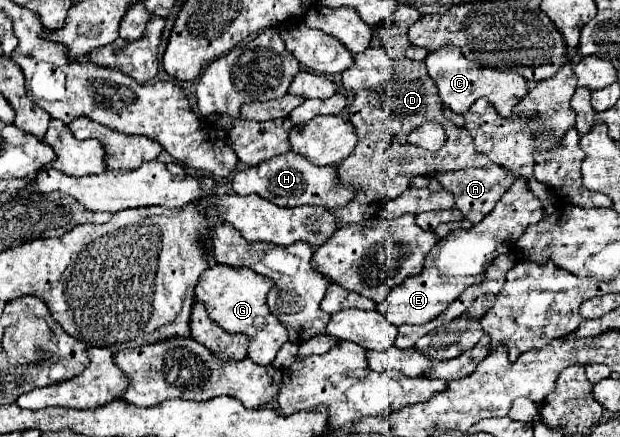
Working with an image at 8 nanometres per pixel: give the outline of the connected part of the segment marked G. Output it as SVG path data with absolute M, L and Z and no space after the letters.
M225 264L207 268L195 286L195 298L205 304L211 320L221 324L221 328L227 332L243 332L249 336L247 356L261 366L269 366L279 348L287 342L287 330L283 322L267 308L269 288L273 288L273 280L253 272L251 268L229 268Z

